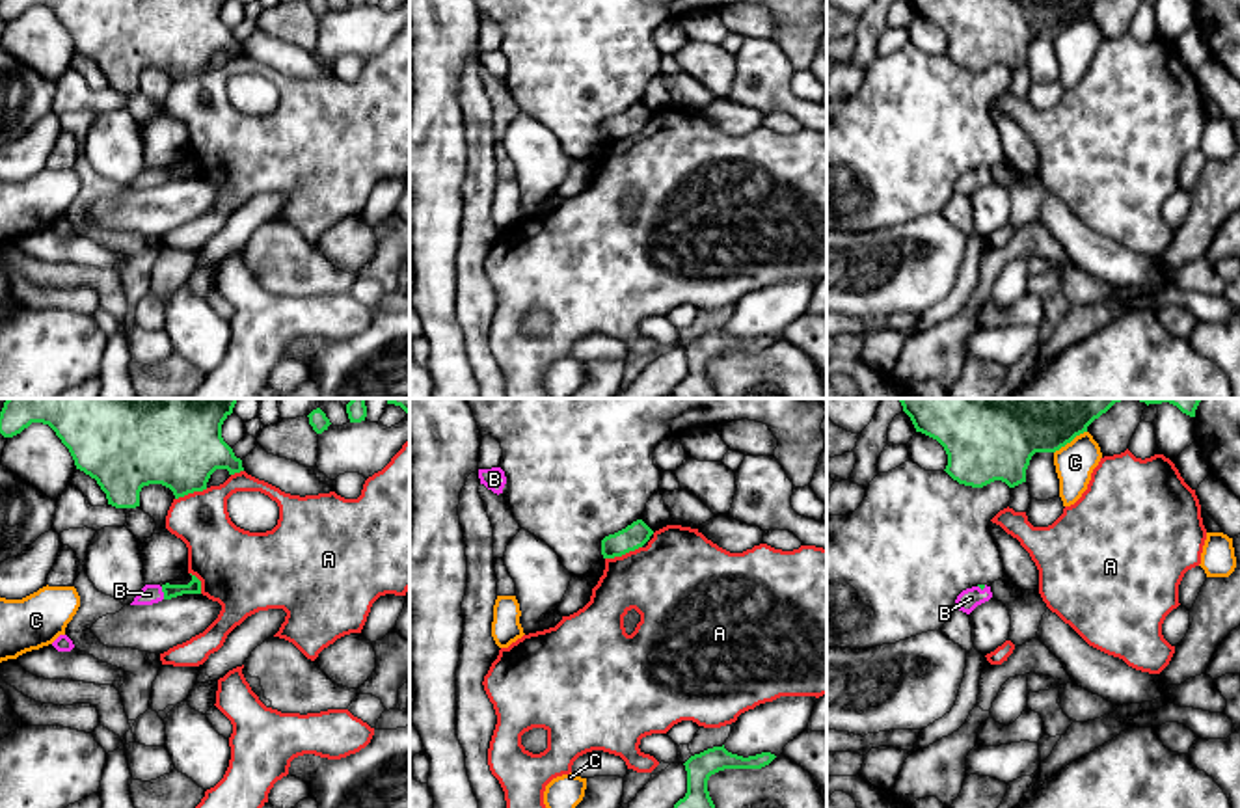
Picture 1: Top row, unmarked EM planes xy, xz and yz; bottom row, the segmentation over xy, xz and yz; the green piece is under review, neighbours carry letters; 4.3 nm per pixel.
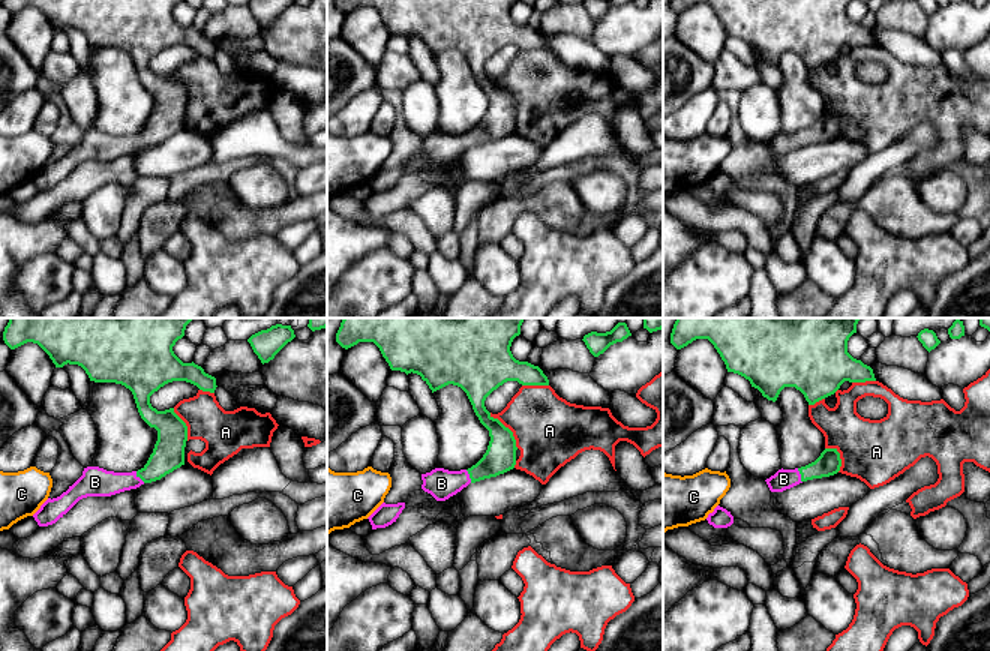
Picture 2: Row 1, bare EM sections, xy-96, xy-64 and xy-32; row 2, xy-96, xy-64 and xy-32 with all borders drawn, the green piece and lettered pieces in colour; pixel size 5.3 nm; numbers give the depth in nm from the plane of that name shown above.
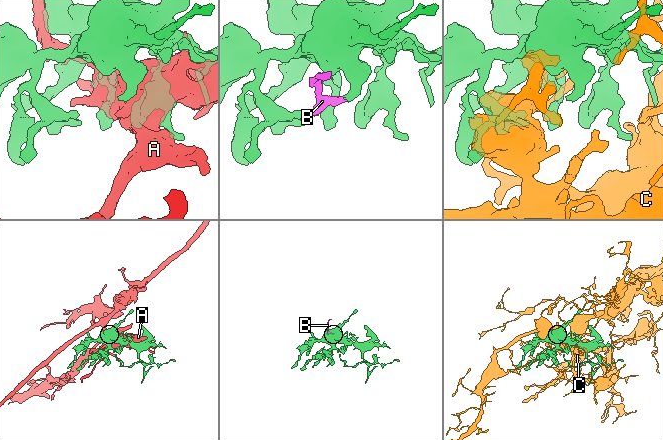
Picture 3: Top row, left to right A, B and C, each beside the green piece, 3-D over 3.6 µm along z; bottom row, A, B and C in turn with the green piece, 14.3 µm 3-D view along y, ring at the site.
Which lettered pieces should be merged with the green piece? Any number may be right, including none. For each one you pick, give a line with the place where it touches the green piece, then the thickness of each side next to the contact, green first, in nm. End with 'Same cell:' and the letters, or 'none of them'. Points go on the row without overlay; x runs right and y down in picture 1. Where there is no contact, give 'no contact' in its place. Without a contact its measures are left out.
B: meets green in xy at (162, 174); 60 nm thick on the green side, 90 nm on the other
Same cell: B

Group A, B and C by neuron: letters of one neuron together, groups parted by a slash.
A / B / C

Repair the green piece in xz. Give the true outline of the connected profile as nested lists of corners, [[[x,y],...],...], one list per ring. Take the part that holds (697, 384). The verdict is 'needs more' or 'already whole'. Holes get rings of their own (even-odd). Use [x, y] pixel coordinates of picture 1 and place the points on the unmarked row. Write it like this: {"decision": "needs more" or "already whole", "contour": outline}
{"decision": "already whole", "contour": [[[724,328],[691,339],[683,346],[687,354],[687,376],[674,387],[672,397],[715,398],[715,387],[708,374],[708,363],[711,357],[724,352],[762,352],[769,348],[775,341],[776,339],[771,335],[743,341],[728,335]]]}

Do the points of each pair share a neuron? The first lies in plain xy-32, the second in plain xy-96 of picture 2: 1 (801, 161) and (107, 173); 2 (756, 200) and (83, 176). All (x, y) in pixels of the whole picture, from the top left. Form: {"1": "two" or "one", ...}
{"1": "two", "2": "two"}

